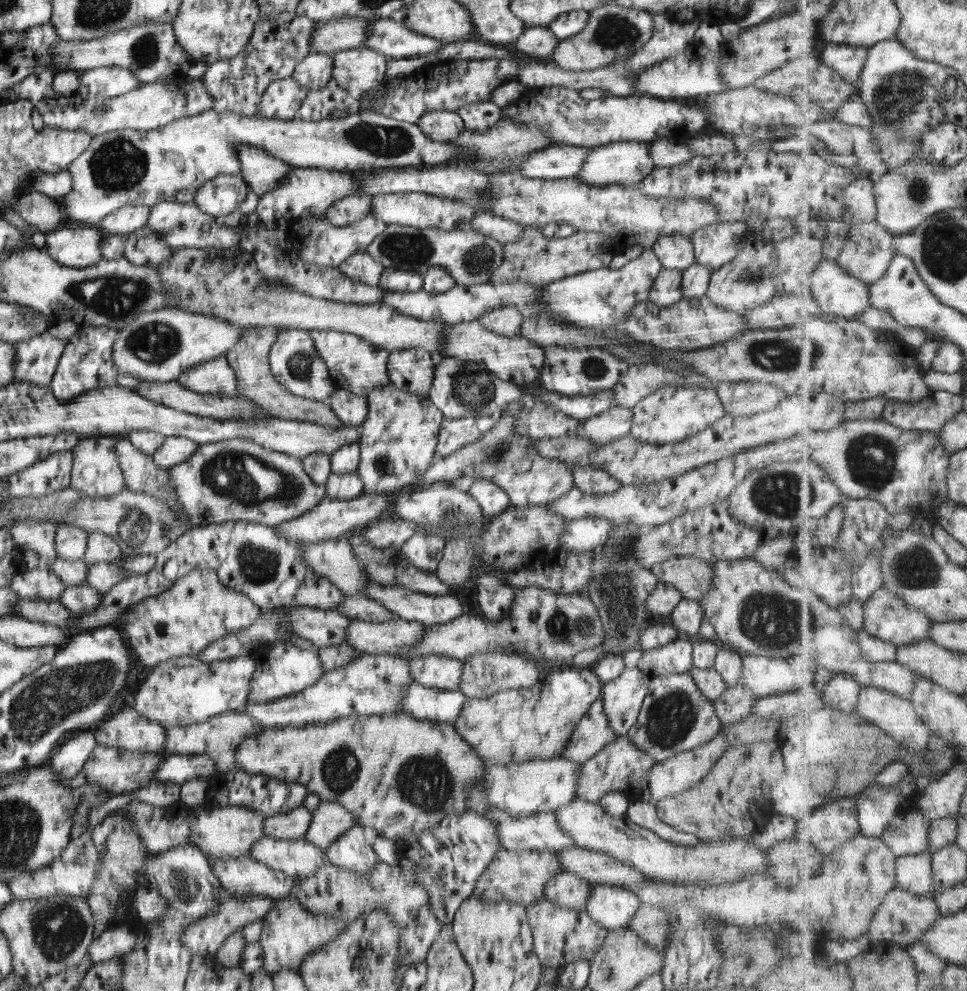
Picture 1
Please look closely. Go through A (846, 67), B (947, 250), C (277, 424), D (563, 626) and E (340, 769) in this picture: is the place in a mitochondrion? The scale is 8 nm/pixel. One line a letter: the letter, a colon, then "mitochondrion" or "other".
A: other
B: mitochondrion
C: other
D: mitochondrion
E: mitochondrion

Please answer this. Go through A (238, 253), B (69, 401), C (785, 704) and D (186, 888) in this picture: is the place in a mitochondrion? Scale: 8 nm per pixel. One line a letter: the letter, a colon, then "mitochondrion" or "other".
A: other
B: other
C: other
D: mitochondrion

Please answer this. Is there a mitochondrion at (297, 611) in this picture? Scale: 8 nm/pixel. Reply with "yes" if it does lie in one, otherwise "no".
no

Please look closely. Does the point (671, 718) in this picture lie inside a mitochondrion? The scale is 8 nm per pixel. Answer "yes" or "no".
yes

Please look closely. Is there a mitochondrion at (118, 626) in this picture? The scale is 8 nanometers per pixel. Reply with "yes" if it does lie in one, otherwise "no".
no

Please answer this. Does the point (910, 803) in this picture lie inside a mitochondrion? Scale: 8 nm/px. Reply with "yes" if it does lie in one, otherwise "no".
no

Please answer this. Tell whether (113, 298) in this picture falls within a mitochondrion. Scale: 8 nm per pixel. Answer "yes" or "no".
yes

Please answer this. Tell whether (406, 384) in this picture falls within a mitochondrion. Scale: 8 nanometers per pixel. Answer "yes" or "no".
no

